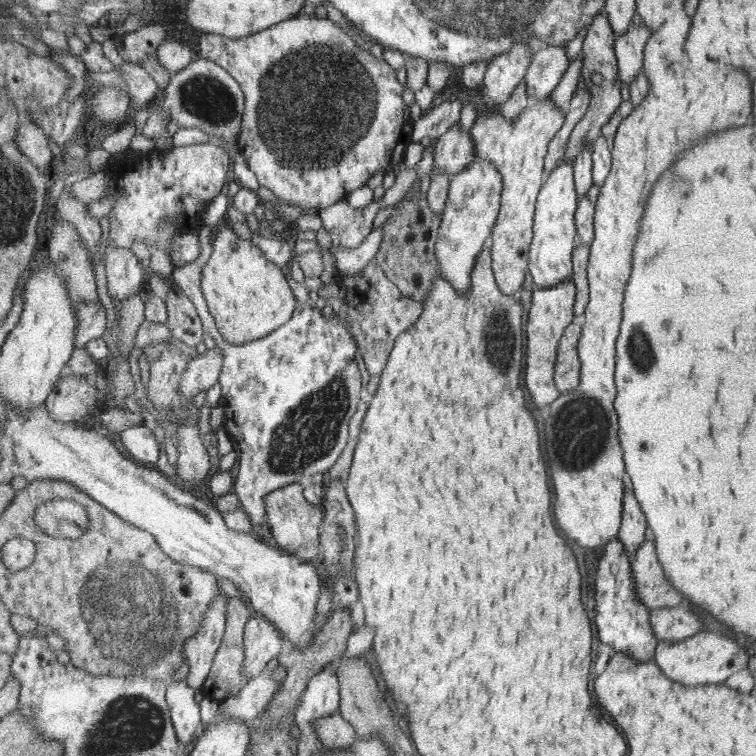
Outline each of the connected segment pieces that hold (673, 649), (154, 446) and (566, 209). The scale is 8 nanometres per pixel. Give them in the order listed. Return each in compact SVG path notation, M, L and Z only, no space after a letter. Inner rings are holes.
M701 630L695 636L681 640L681 642L661 642L653 660L659 664L663 672L670 680L678 681L682 684L691 685L717 685L723 683L726 678L745 668L747 654L743 656L743 646L737 646L733 640L729 640L723 634Z
M144 426L129 427L116 436L122 450L137 462L154 467L161 458L159 432Z
M561 160L561 163L545 179L542 191L539 193L537 213L535 213L534 239L530 250L530 277L533 287L553 288L572 278L574 274L574 252L578 245L578 228L576 212L578 211L579 194L575 184L574 162Z

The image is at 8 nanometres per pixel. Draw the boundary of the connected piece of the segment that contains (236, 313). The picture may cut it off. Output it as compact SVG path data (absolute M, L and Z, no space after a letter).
M228 225L215 235L209 262L203 268L202 291L210 314L226 341L243 346L275 332L294 315L299 304L283 276L283 269L271 260L253 240L242 240Z

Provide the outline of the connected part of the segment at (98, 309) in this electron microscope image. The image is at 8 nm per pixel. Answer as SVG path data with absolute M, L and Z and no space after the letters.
M100 302L76 304L79 330L75 335L75 348L85 348L93 338L101 338L107 326L107 310Z

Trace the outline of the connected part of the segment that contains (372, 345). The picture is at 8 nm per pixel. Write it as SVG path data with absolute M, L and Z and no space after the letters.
M373 260L363 271L355 274L338 272L336 280L342 282L346 288L346 304L342 308L342 315L350 325L350 331L357 341L366 370L379 377L387 368L389 354L392 353L395 338L417 323L425 304L403 294L402 289L383 271L383 267Z

